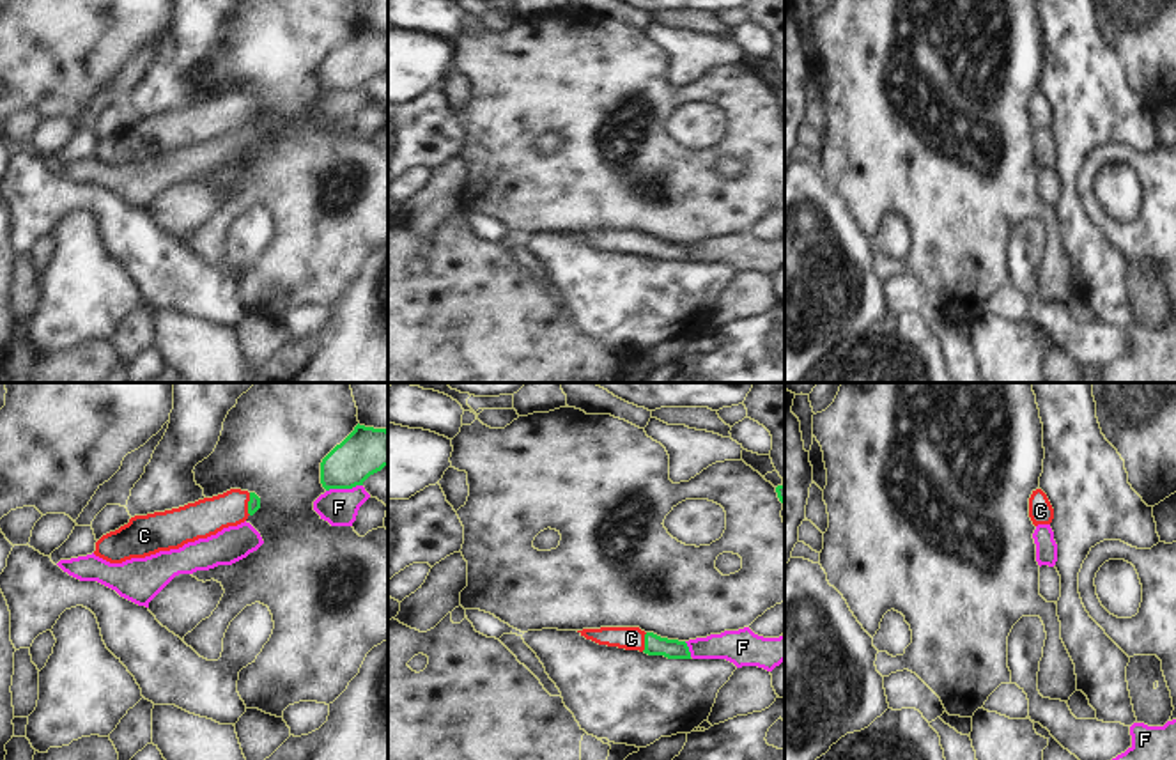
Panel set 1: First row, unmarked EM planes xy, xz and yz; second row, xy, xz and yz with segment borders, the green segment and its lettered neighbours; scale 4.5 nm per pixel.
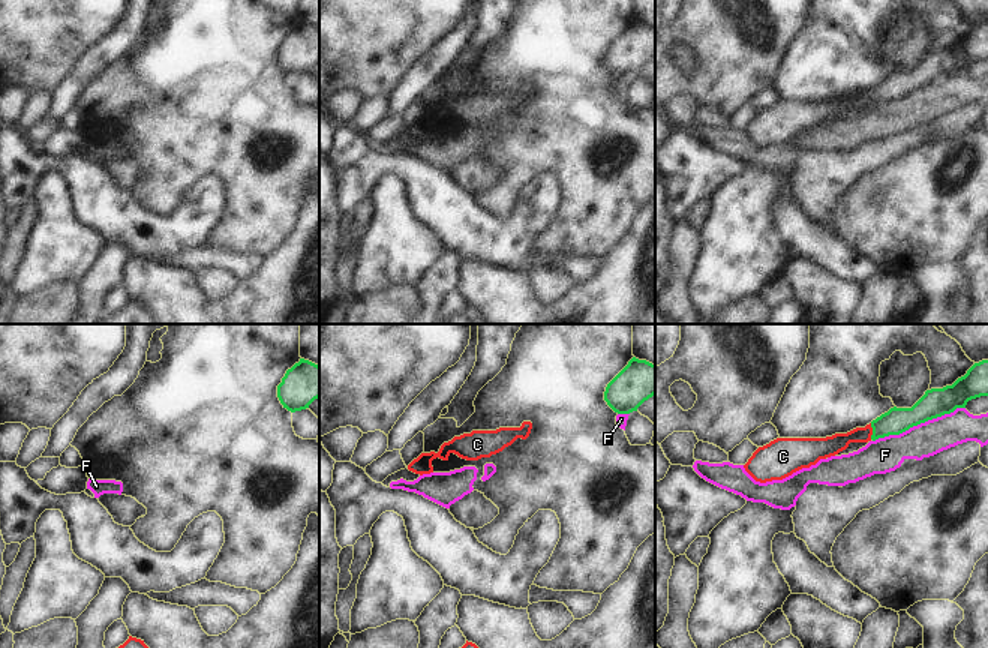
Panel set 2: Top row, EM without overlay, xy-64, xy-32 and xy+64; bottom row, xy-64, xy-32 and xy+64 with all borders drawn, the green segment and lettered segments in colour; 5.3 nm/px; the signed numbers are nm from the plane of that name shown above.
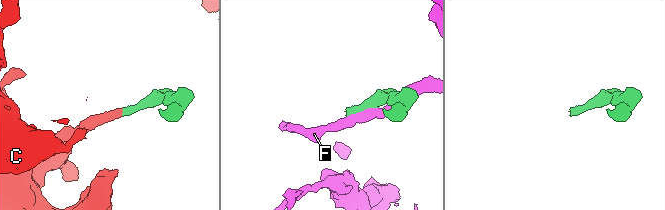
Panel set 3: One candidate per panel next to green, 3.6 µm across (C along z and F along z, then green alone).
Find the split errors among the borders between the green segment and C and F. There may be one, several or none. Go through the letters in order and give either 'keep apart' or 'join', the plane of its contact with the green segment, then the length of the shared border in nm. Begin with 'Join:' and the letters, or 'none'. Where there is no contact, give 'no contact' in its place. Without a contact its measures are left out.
Join: C
C: join; meets green in xy; contact 100 nm long
F: keep apart; meets green in xy; contact 170 nm long

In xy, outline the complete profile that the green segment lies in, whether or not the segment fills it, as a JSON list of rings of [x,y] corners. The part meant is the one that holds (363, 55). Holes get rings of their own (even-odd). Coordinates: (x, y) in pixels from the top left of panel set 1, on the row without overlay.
[[[356,28],[321,66],[321,87],[329,92],[352,92],[388,69],[388,34]]]

